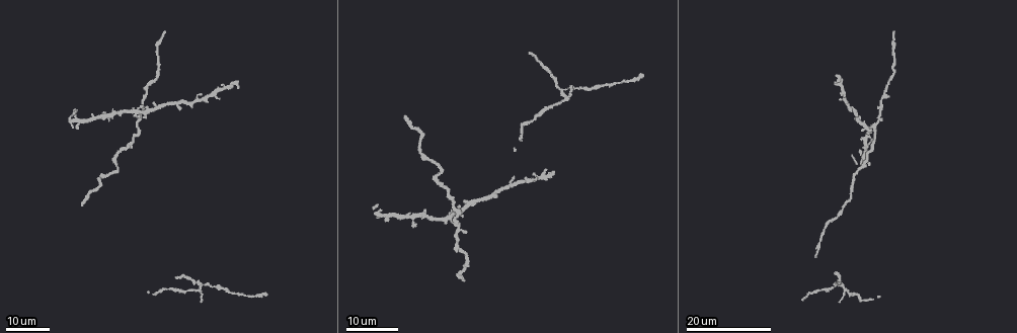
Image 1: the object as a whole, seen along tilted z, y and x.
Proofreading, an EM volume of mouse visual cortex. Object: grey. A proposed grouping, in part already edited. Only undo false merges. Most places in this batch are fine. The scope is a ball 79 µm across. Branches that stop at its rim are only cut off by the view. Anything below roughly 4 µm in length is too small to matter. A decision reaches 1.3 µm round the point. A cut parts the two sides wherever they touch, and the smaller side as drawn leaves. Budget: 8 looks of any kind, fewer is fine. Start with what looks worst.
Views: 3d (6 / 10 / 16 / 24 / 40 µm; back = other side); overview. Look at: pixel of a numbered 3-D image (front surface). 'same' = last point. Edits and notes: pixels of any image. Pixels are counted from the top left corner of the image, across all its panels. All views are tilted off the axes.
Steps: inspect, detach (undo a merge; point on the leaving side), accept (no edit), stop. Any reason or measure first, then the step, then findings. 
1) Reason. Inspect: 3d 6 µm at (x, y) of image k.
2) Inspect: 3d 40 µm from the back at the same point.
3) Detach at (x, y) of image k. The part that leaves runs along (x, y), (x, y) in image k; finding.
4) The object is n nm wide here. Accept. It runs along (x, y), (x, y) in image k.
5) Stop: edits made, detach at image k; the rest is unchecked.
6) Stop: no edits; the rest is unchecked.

Arms part here. Inspect: 3d 16 µm at (198, 281) of image 1.

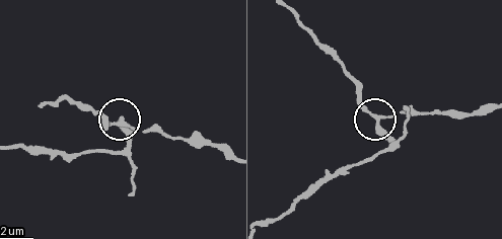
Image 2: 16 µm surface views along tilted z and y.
Inspect: 3d 10 µm at (380, 118) of image 2.

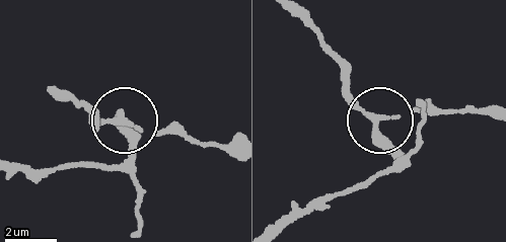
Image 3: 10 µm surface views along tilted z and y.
The object is 210 nm wide here. Accept. Continuous, no second neuron.

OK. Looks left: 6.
Three arms meet. Inspect: 3d 16 µm at (873, 124) of image 1.

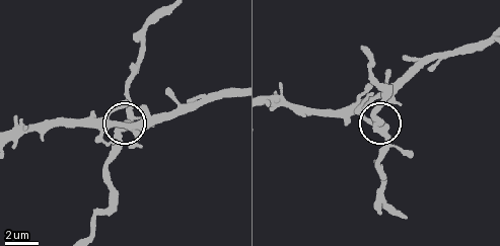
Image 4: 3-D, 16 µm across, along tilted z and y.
Inspect: 3d 10 µm at (370, 122) of image 4.

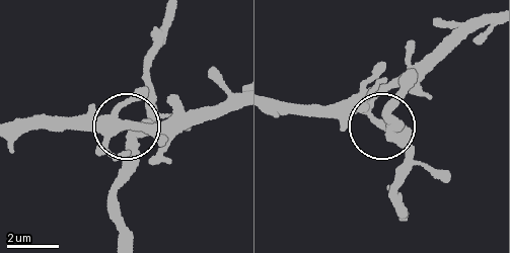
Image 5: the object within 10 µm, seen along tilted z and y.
3 arms meet here. Accept. All the same neuron.

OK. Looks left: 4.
Calibre changes. Inspect: 3d 24 µm at (848, 201) of image 1.

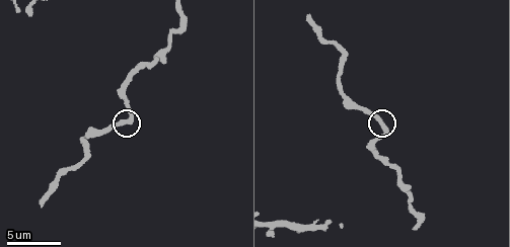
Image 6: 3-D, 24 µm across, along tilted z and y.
Inspect: 3d 6 µm at (385, 129) of image 6.

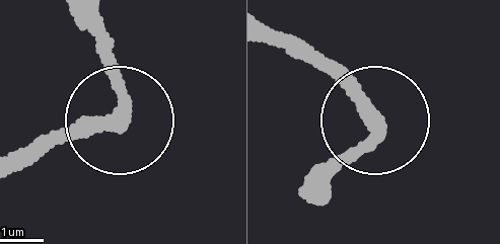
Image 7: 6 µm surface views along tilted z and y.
Accept. All the same neuron.

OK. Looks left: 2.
Three-way junction. Inspect: 3d 24 µm at (546, 175) of image 1.

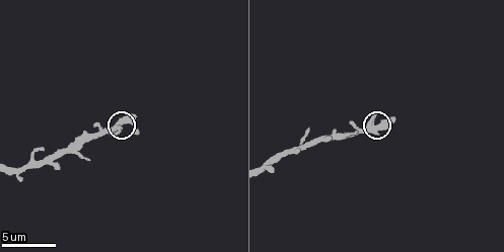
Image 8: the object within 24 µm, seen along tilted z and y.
Inspect: 3d 6 µm at (375, 127) of image 8.

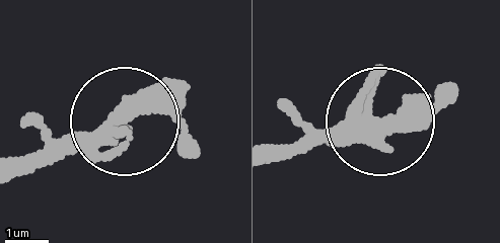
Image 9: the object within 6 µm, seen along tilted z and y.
The object is 360 nm wide here. Accept. It runs along (275, 150), (378, 120) in image 9; all the same neuron.

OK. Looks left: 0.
Stop: no edits; the rest is unchecked.

